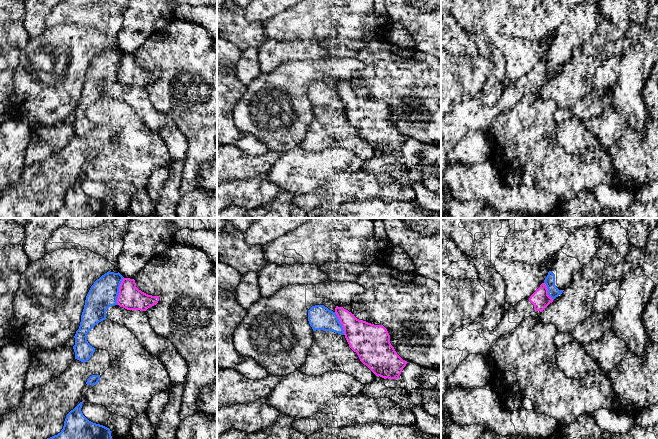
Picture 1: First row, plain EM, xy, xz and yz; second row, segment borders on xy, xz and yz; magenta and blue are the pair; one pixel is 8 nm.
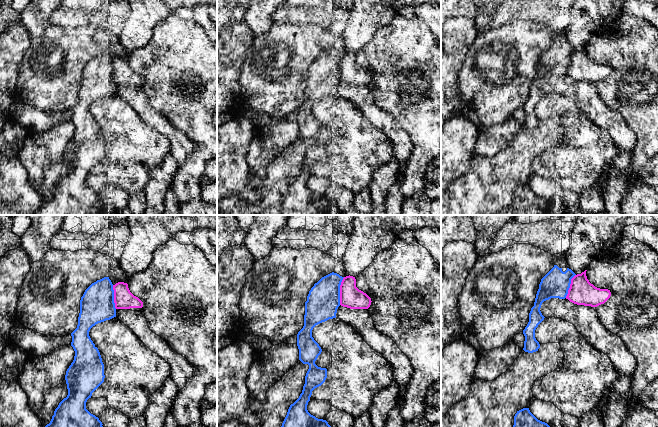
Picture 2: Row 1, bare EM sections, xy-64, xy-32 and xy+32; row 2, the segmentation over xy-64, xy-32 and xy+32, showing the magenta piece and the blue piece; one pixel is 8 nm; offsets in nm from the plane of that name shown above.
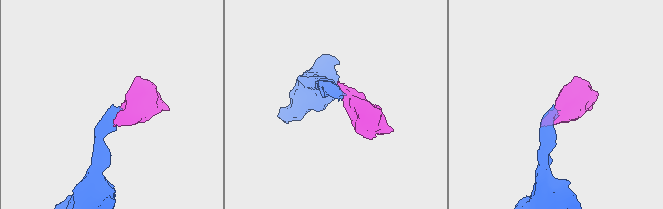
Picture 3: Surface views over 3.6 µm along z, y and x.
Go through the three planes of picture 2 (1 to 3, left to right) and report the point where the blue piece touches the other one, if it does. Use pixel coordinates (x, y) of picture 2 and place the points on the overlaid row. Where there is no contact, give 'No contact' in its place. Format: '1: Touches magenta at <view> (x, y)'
1: Touches magenta at xy-64 (114, 297)
2: Touches magenta at xy-32 (340, 291)
3: Touches magenta at xy+32 (570, 286)

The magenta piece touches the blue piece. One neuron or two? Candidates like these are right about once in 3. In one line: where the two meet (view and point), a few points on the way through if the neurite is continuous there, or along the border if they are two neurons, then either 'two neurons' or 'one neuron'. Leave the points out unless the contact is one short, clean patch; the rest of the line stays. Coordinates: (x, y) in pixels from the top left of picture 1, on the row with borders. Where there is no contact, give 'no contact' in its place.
meets magenta in xy at (119, 291); two neurons

